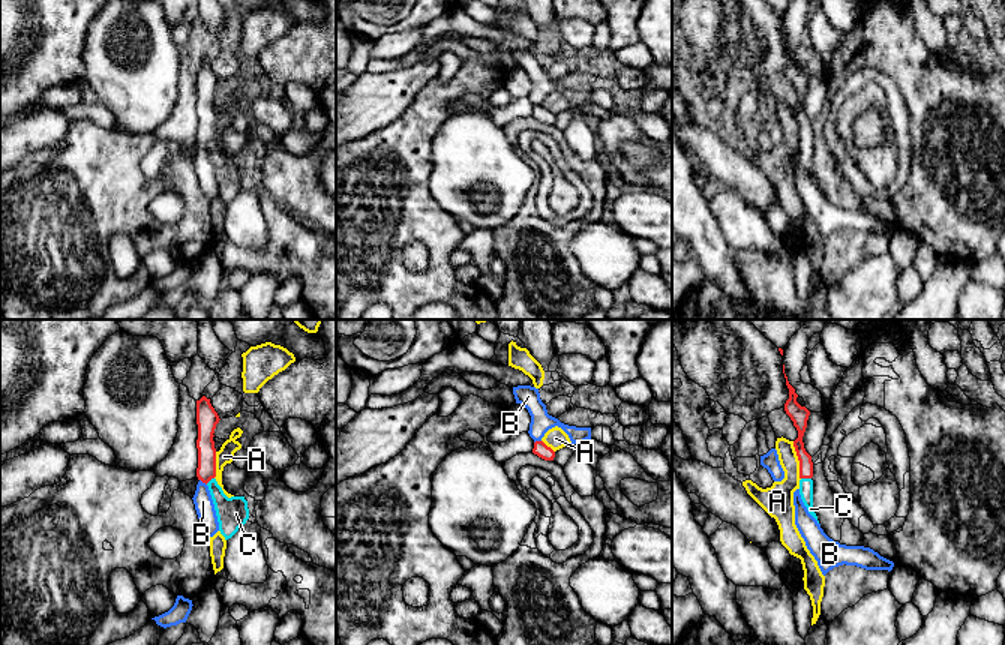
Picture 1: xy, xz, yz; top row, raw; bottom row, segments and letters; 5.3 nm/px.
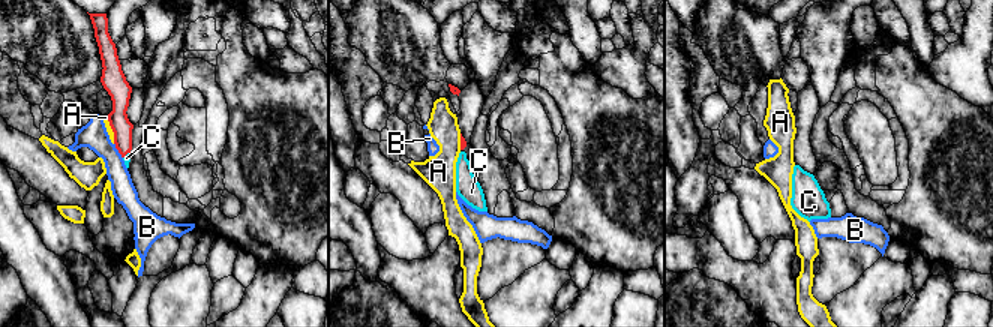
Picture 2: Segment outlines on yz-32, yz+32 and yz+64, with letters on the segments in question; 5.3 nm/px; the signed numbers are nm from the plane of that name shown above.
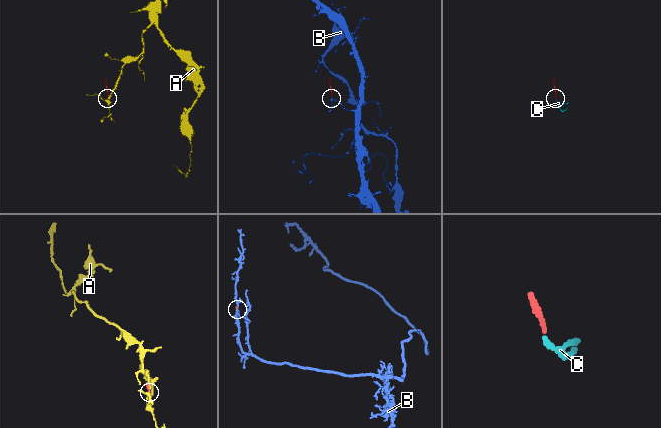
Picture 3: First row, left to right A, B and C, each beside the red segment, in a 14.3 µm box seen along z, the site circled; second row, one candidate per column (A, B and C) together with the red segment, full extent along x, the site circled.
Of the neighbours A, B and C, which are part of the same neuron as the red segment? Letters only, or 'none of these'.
C

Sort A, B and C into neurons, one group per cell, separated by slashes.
A / B / C

